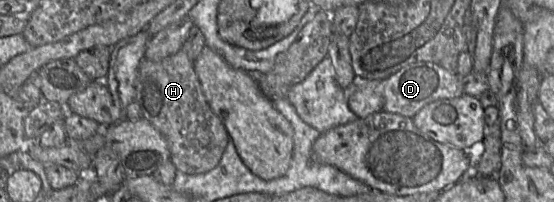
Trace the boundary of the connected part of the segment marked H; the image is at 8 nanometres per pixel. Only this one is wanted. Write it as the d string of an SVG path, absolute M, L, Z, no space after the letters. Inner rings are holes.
M182 49L158 62L146 58L141 60L135 79L135 101L141 108L143 118L165 137L170 160L177 171L197 175L217 166L230 139L229 134L210 108L193 61Z

